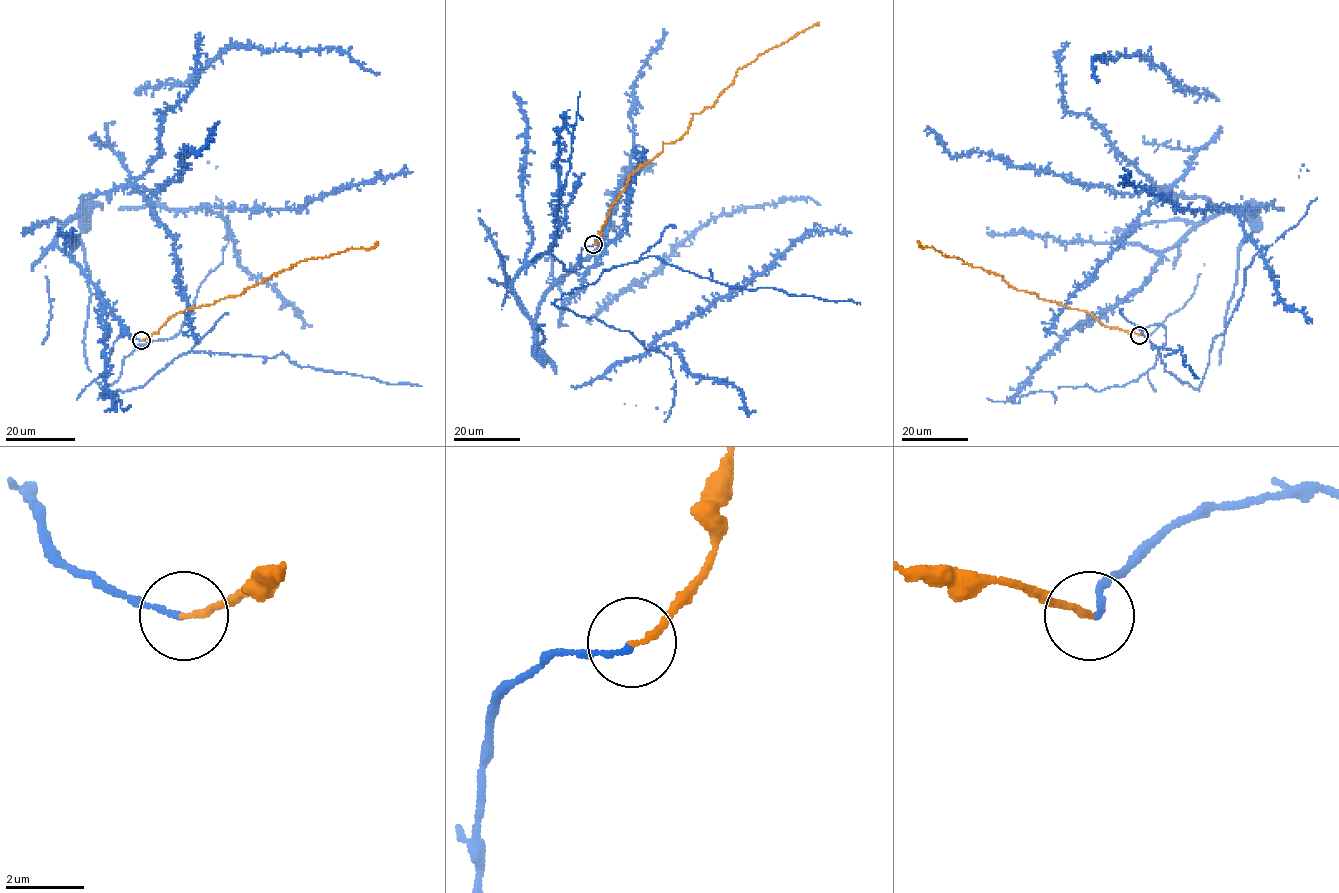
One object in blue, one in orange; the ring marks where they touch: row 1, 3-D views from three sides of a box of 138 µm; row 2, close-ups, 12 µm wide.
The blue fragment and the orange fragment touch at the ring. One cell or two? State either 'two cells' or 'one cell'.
one cell

